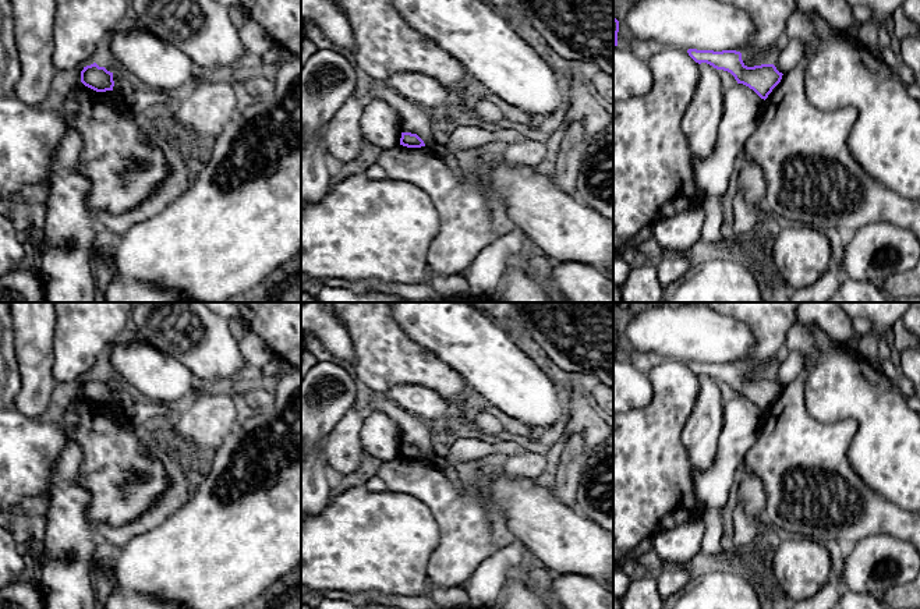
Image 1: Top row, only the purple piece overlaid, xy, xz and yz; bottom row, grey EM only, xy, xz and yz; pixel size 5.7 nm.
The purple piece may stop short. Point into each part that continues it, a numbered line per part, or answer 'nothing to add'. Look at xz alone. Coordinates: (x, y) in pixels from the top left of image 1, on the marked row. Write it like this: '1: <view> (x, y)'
nothing to add

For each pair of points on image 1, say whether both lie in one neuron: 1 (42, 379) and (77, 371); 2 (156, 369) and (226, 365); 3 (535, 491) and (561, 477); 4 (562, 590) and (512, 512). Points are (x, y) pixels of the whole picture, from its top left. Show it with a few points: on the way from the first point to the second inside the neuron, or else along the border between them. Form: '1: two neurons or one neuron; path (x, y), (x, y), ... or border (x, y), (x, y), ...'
1: two neurons; border (53, 343), (53, 379), (56, 382)
2: two neurons; border (159, 350), (179, 360), (202, 385)
3: two neurons; border (548, 482), (552, 494), (570, 507)
4: two neurons; border (555, 573), (581, 573), (587, 577)

